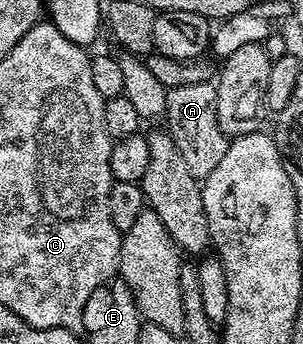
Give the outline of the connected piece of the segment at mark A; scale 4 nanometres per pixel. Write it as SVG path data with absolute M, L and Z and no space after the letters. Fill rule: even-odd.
M211 81L192 83L184 86L168 88L165 103L166 132L171 134L173 143L177 143L177 151L189 167L196 179L205 179L221 163L229 144L226 133L221 131L217 123L217 95Z

